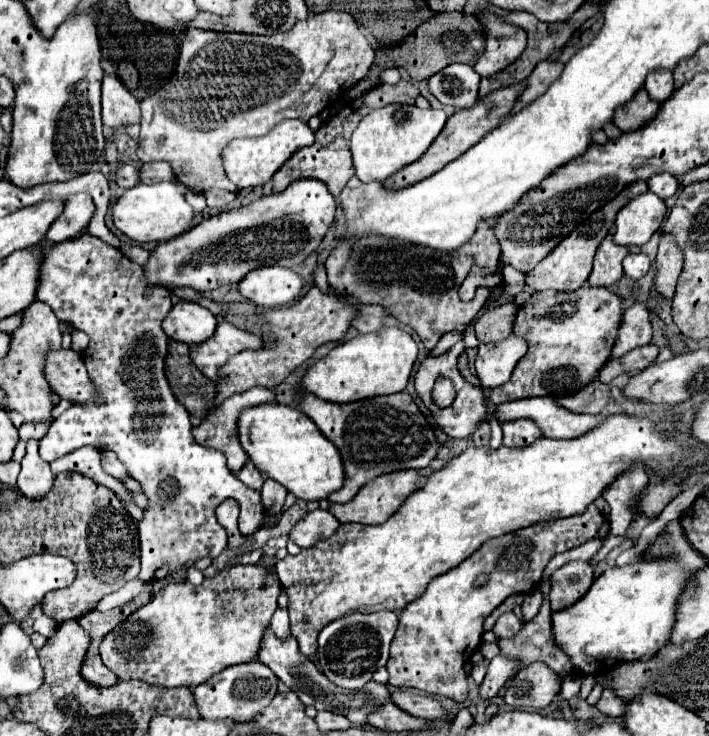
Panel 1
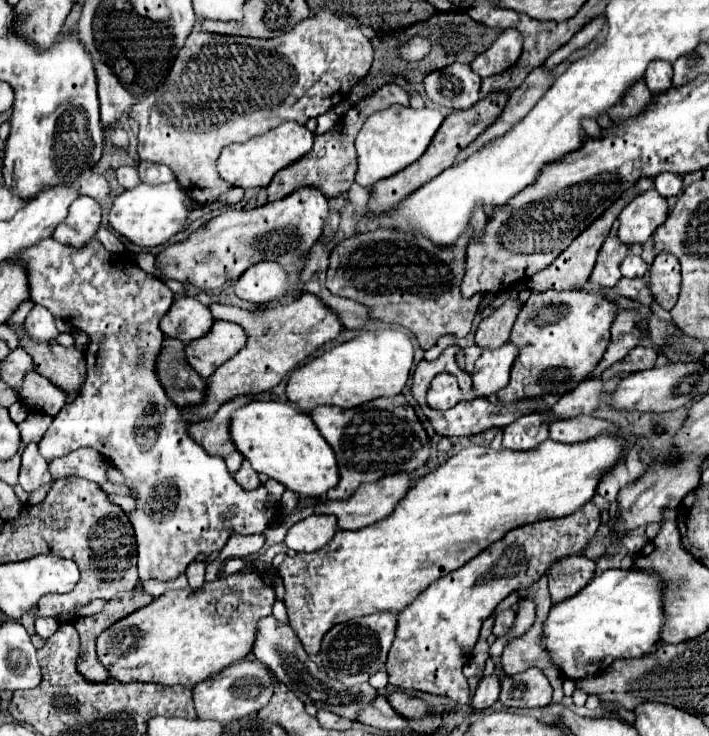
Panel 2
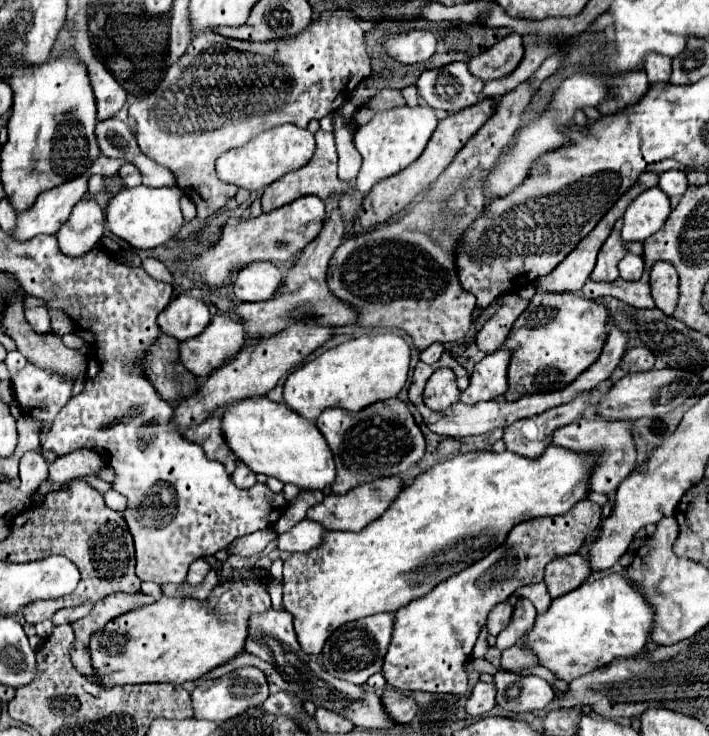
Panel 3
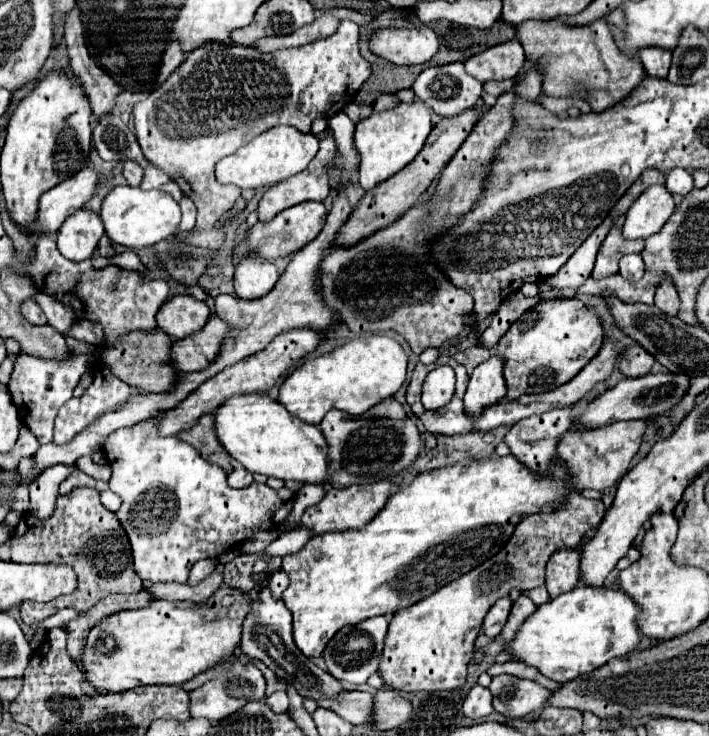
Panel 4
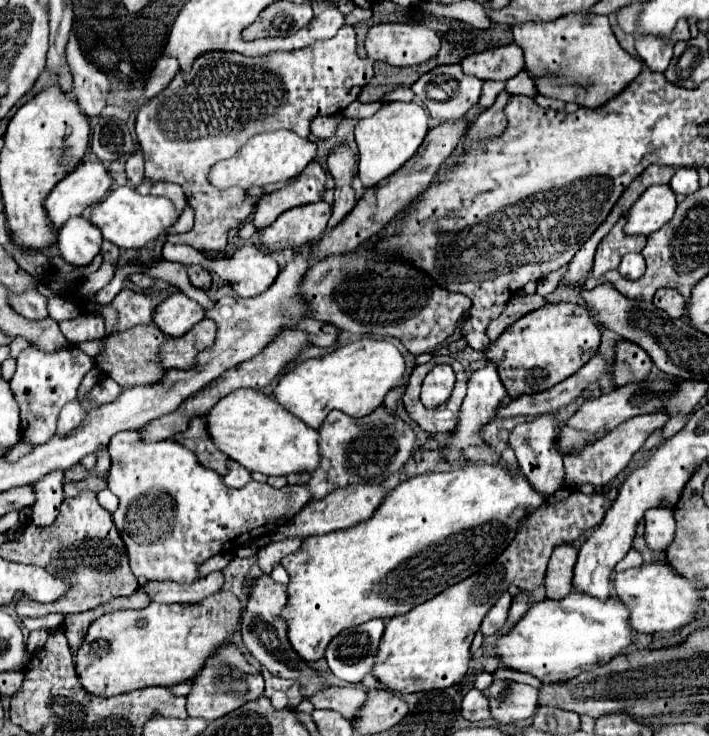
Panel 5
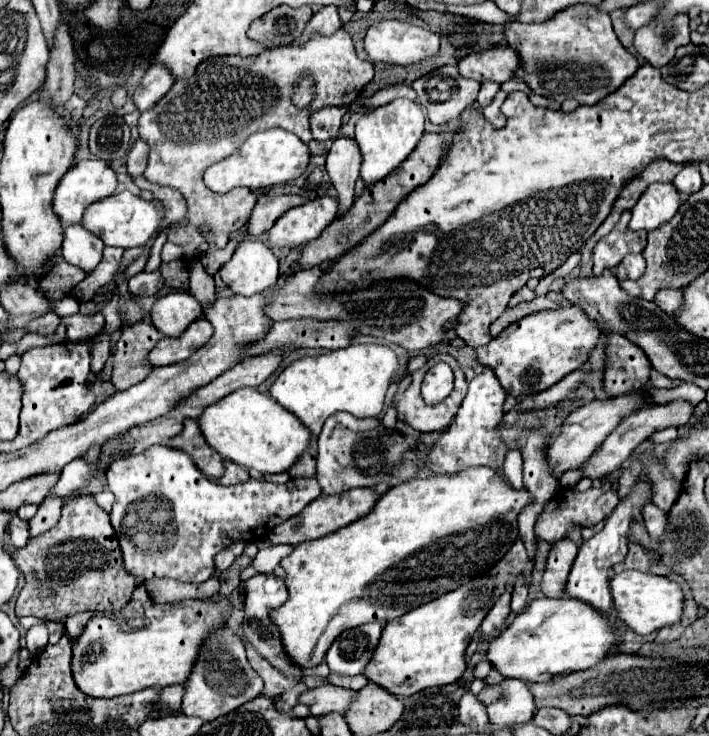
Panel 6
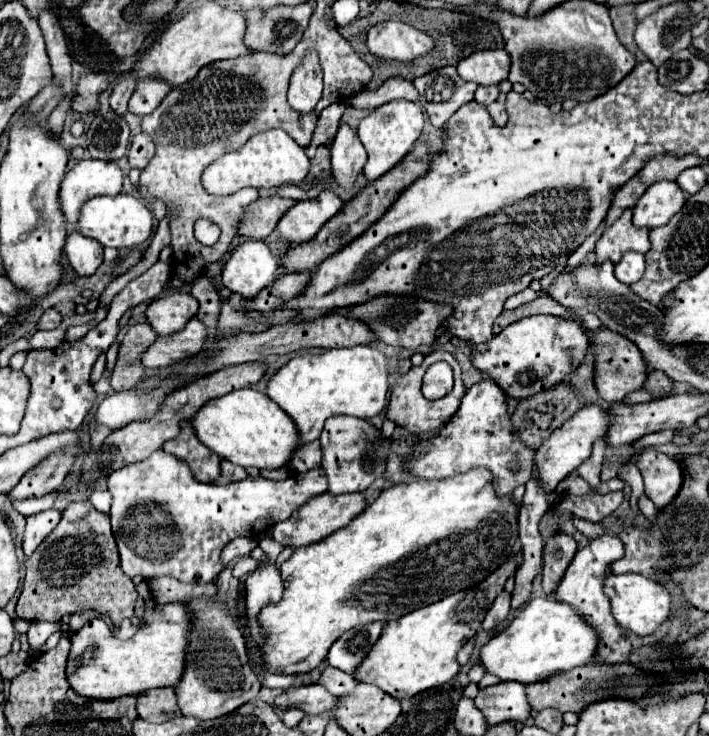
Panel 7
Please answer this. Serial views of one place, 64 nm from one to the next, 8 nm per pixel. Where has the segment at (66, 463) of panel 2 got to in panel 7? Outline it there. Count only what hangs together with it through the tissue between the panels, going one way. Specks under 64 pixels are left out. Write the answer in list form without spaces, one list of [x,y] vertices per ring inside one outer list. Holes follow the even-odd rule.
[[[46,510],[40,514],[32,514],[26,518],[26,528],[24,528],[24,554],[26,558],[32,556],[32,552],[40,546],[40,542],[58,526],[60,522],[60,512],[58,510]]]

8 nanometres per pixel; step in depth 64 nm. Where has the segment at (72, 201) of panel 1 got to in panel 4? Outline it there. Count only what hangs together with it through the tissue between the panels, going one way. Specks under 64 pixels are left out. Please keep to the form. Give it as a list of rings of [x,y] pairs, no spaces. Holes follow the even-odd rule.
[[[82,208],[80,212],[74,212],[58,230],[58,250],[68,260],[82,262],[94,254],[102,236],[104,228],[98,214]]]

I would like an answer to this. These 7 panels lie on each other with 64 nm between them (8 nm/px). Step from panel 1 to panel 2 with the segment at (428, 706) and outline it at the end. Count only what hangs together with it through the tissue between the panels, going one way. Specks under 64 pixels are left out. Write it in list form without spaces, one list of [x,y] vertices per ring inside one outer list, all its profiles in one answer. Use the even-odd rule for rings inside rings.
[[[392,690],[386,694],[388,702],[392,708],[396,708],[396,712],[402,716],[402,718],[422,718],[426,714],[426,708],[424,708],[424,700],[420,698],[414,698],[414,696],[408,696],[404,692],[398,692],[398,690]]]

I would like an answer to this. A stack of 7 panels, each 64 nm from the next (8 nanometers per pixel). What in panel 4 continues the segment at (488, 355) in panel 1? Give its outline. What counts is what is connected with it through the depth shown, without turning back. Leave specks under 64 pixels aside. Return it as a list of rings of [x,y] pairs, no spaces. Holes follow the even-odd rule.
[[[492,356],[474,368],[470,376],[468,390],[464,394],[464,412],[470,416],[480,416],[488,406],[494,406],[506,396],[506,384],[502,378],[502,360]]]

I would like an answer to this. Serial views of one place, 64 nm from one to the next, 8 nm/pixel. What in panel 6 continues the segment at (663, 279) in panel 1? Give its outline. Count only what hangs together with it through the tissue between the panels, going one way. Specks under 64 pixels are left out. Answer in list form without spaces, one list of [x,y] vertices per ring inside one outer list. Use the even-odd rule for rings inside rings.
[[[662,290],[656,294],[654,300],[662,310],[666,310],[668,314],[674,314],[678,310],[678,306],[682,304],[682,294],[678,290]]]

